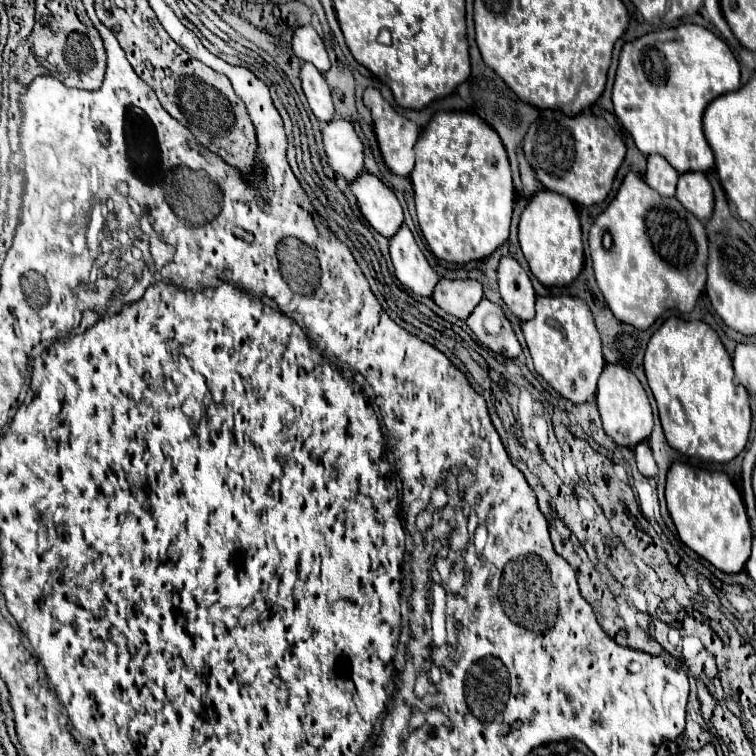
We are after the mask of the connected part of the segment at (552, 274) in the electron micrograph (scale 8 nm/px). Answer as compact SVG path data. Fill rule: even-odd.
M540 189L522 211L518 225L518 239L520 239L520 249L530 265L530 271L542 285L564 287L578 277L584 265L580 219L574 209L574 203L564 195Z

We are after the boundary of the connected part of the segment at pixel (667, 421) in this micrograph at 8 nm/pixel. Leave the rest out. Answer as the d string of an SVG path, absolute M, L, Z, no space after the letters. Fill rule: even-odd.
M676 315L666 319L662 327L648 341L644 371L646 371L648 385L654 393L662 429L670 447L674 447L676 451L688 457L698 457L716 463L732 461L746 447L750 425L752 425L748 391L740 383L736 383L730 355L722 345L718 333L708 323L684 321Z

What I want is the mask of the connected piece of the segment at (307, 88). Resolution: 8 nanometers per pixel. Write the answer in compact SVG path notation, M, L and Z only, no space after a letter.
M304 63L300 67L300 81L302 81L302 89L304 89L304 95L308 99L312 113L320 121L332 121L334 105L332 105L330 89L328 89L324 75L312 63Z

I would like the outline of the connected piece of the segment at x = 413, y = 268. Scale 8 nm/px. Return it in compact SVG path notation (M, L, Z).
M404 223L396 231L396 235L388 239L388 243L390 243L390 257L394 263L396 279L404 285L404 289L422 297L430 297L440 277L426 261L408 225Z

